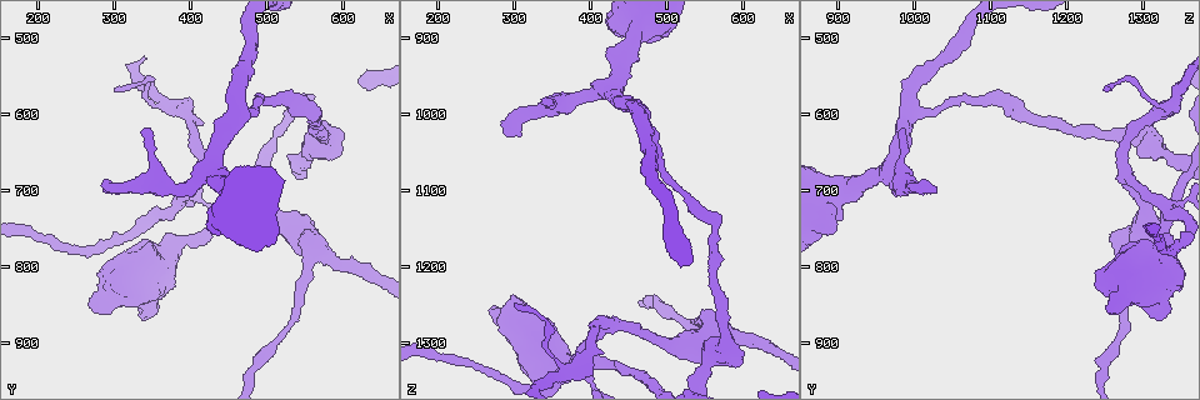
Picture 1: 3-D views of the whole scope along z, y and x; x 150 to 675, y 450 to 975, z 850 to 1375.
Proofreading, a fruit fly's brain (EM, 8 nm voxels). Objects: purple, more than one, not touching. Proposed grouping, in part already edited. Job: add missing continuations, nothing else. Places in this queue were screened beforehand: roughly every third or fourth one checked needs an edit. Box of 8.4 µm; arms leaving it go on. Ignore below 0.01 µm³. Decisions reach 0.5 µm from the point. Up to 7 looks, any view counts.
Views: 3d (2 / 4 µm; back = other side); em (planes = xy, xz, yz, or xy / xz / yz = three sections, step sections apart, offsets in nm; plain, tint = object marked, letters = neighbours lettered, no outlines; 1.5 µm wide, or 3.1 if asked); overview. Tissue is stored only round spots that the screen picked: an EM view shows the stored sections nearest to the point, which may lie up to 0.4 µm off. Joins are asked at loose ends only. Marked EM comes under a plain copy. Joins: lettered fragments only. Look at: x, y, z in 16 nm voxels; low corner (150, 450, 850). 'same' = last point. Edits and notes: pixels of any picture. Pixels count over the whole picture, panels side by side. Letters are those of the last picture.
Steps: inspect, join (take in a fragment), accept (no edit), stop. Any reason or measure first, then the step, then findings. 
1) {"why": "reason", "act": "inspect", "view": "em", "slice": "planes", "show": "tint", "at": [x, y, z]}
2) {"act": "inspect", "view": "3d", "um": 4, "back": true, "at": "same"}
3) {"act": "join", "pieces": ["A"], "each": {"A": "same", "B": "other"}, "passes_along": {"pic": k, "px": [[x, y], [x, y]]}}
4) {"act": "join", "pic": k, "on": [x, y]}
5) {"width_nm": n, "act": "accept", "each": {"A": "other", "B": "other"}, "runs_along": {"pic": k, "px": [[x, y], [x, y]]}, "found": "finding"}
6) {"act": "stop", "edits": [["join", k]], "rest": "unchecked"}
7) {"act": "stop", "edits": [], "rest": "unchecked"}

{"why": "free end", "act": "inspect", "view": "3d", "um": 4, "back": true, "at": [275, 860, 1255]}

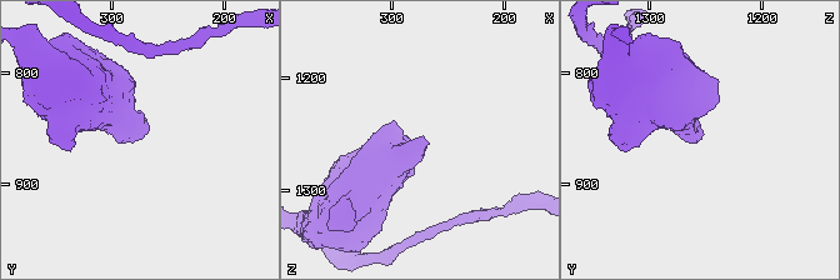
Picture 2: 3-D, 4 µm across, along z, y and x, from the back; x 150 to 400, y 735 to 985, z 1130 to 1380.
{"act": "inspect", "view": "em", "slice": "xz", "step": 8, "show": "letters", "at": [276, 862, 1254]}

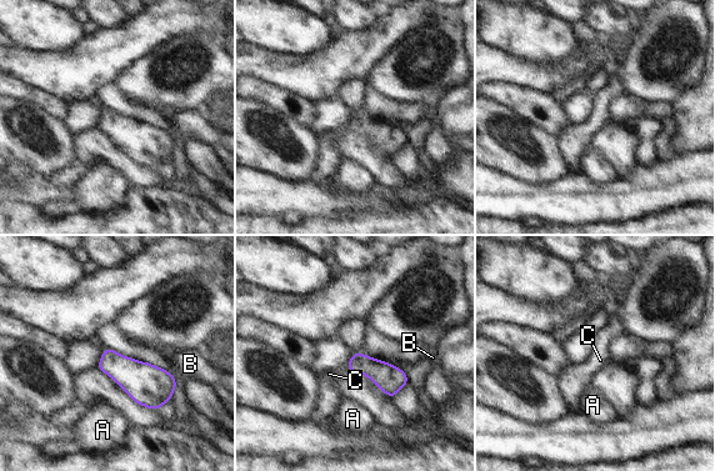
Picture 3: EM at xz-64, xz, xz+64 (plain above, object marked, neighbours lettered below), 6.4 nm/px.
{"why": "cut it another way", "act": "inspect", "view": "em", "slice": "planes", "show": "letters", "at": "same"}

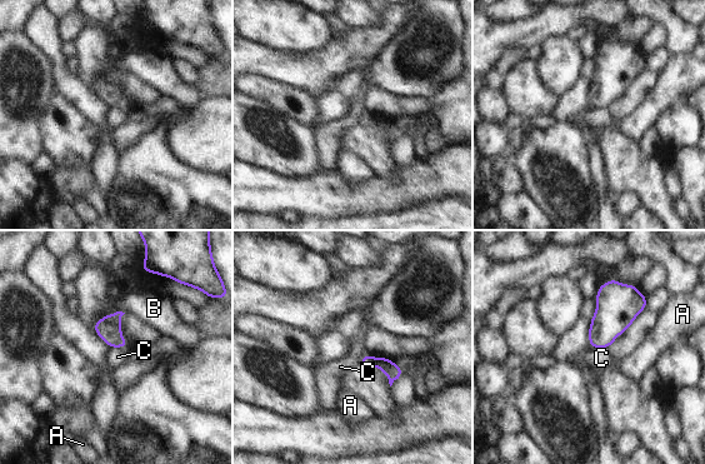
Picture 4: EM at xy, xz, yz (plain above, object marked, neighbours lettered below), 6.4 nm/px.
{"act": "accept", "each": {"A": "other", "B": "other", "C": "other"}, "found": "none of them fits"}

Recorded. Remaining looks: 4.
{"why": "tapers out", "act": "inspect", "view": "3d", "um": 2, "back": true, "at": [305, 565, 1250]}

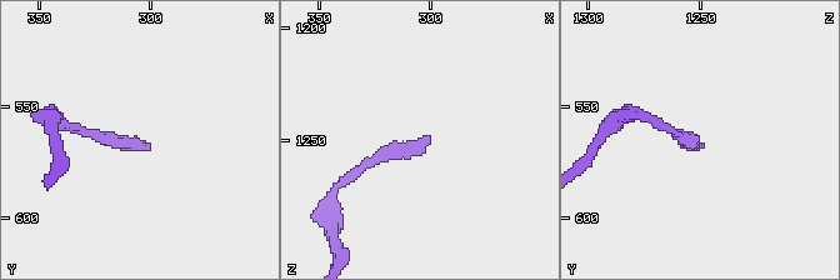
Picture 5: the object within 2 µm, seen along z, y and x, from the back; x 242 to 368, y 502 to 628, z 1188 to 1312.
{"why": "shape alone is not enough", "act": "inspect", "view": "em", "slice": "planes", "show": "letters", "at": [302, 568, 1248]}

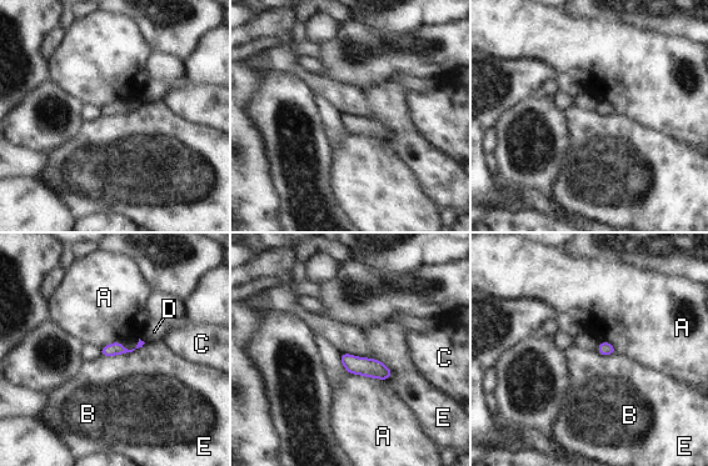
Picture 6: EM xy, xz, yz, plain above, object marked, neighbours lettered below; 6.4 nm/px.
{"act": "accept", "each": {"A": "other", "B": "other", "C": "other", "D": "other", "E": "other"}, "border": {"pic": 6, "px": [[145, 342], [131, 351], [100, 356]]}, "found": "no lettered fragment goes on from it"}

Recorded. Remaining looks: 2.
{"act": "inspect", "view": "em", "slice": "planes", "show": "tint", "at": [290, 700, 1030]}

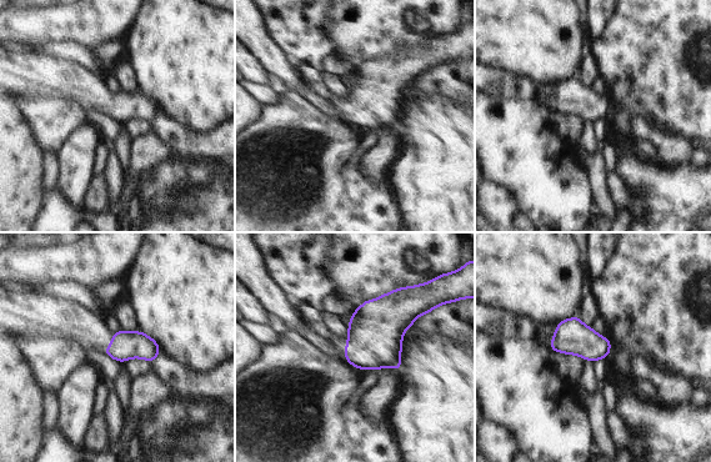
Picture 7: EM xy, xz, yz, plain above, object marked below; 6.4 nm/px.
{"why": "see the neighbours", "act": "inspect", "view": "em", "slice": "planes", "show": "letters", "at": "same"}

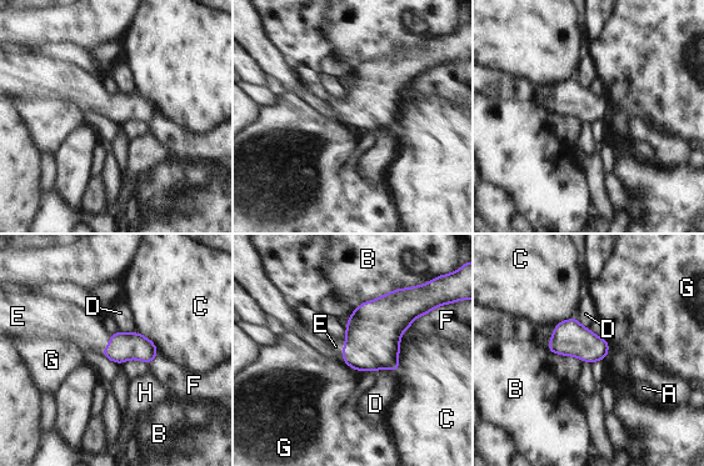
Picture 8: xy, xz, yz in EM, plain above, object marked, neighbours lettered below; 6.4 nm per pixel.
{"act": "join", "pic": 8, "on": [335, 346], "each": {"A": "other", "B": "other", "C": "other", "D": "other", "E": "same", "F": "other", "G": "other", "H": "other"}, "found": "the neuron continues"}

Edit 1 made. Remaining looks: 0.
{"act": "stop", "edits": [["join", 8]], "rest": "unchecked"}

